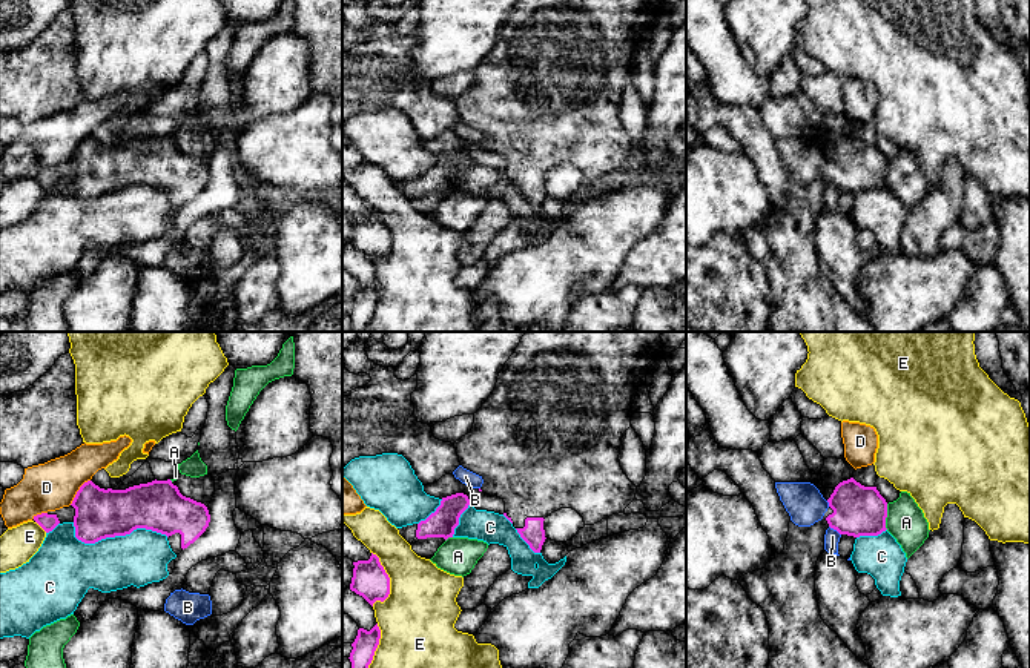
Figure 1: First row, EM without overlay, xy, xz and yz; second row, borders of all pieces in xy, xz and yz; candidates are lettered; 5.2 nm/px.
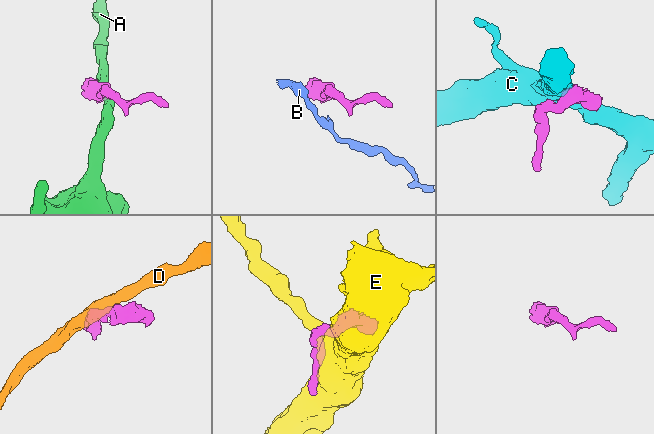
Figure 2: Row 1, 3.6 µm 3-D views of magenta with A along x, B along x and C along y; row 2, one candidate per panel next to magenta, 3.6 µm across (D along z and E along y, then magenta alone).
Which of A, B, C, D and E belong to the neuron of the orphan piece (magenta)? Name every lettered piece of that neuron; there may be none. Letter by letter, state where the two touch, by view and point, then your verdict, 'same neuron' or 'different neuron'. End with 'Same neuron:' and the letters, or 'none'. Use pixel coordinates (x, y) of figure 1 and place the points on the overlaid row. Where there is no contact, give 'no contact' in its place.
A: contact yz (886, 516); different neuron
B: contact yz (835, 529); different neuron
C: contact xy (115, 535); different neuron
D: contact xy (77, 492); different neuron
E: contact xz (389, 582); different neuron
Same neuron: none

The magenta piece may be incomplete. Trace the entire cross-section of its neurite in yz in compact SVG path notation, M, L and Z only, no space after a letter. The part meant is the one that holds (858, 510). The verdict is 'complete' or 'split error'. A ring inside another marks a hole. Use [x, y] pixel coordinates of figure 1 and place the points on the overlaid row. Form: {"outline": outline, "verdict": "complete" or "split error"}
{"outline": "M820 473L812 475L809 482L829 502L823 519L810 527L798 527L791 521L784 550L780 554L772 550L766 567L741 576L738 584L766 614L771 647L768 668L870 668L821 619L815 593L815 567L824 551L824 534L829 527L853 537L878 536L886 531L887 502L876 487L864 487L853 478L835 488L826 488Z", "verdict": "split error"}

